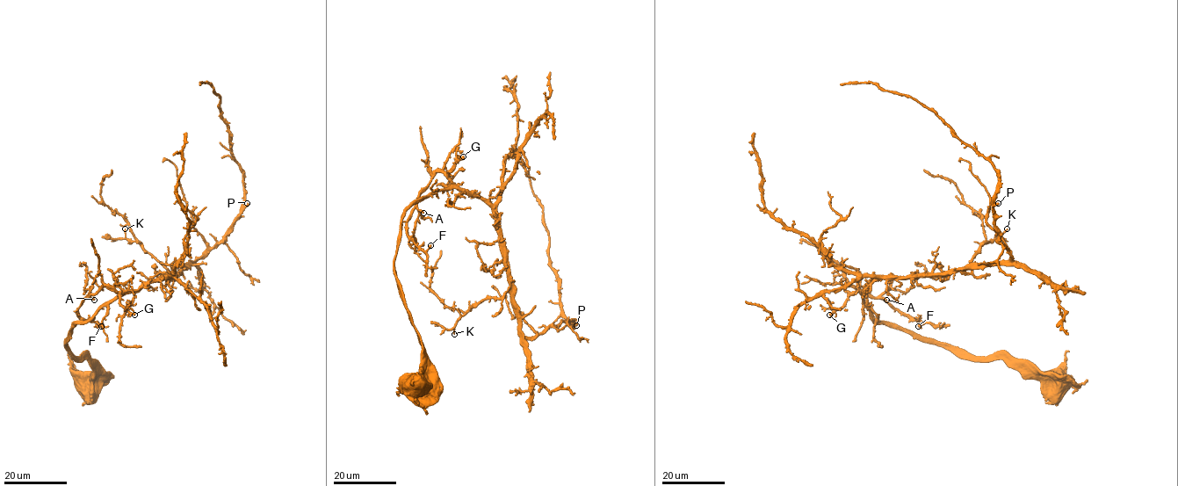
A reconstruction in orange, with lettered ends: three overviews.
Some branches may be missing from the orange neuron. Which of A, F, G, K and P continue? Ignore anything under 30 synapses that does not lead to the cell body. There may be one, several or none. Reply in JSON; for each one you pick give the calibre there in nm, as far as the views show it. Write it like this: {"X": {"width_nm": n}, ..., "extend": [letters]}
{"G": {"width_nm": 480}, "extend": ["G"]}

